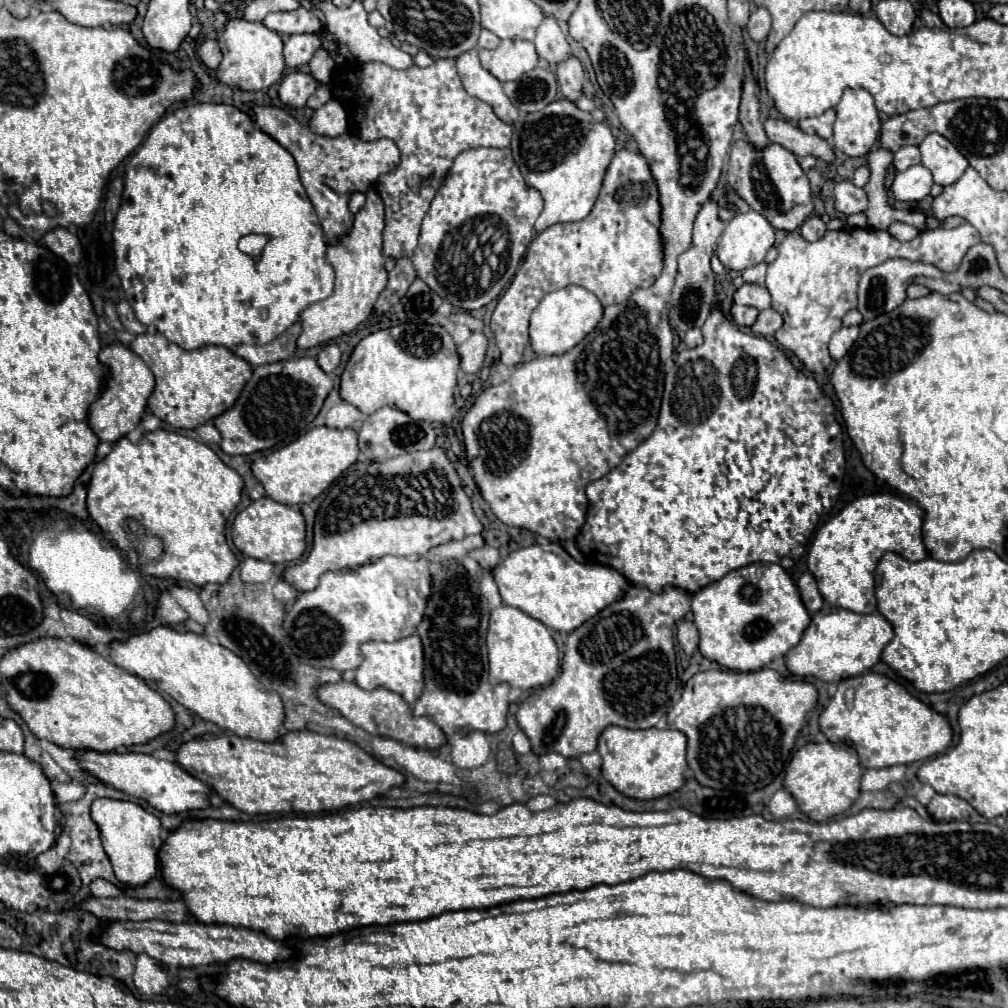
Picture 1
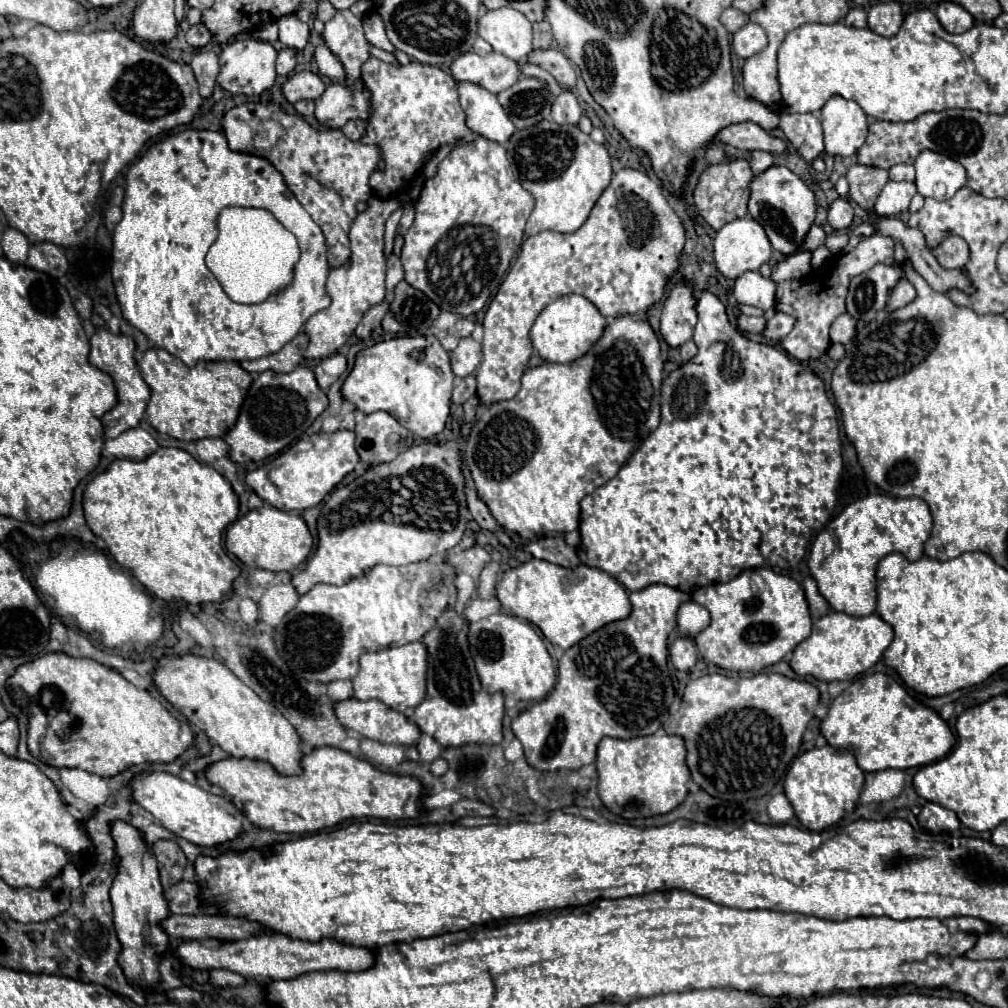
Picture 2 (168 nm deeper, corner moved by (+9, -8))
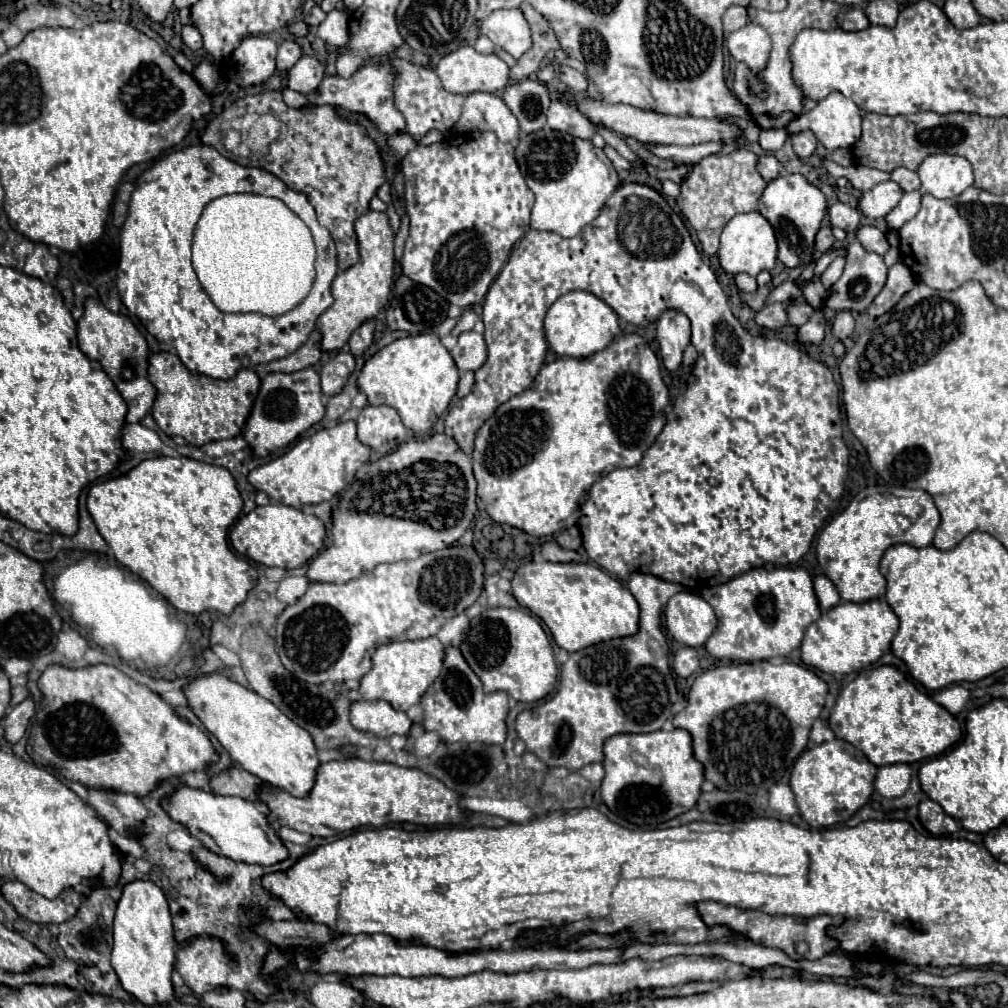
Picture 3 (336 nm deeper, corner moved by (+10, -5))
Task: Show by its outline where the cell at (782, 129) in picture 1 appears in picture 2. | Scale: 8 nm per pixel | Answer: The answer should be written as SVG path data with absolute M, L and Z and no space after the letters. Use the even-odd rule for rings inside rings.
M734 123L716 133L712 143L724 143L742 151L768 151L768 153L782 153L786 149L786 143L770 137L768 131L764 131L756 123Z

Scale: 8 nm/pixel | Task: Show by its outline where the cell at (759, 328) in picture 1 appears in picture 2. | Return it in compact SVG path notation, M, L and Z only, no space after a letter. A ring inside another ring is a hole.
M778 311L778 313L768 321L768 327L764 329L764 335L766 335L766 339L774 339L774 341L784 339L784 337L792 331L794 323L796 323L796 319L794 319L792 315L786 315L786 313Z

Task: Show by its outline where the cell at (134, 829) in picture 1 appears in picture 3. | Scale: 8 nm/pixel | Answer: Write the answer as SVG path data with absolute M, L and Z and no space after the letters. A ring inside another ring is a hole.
M133 880L125 884L114 915L112 932L111 965L121 980L121 986L147 1006L169 1004L173 1000L171 970L175 962L175 936L163 890L151 880Z

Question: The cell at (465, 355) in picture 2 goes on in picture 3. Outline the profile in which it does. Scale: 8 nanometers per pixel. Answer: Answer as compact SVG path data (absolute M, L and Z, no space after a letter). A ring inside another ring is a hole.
M475 330L463 332L459 336L457 346L451 350L451 356L453 356L459 372L467 372L467 370L475 372L477 368L481 368L487 358L483 334L477 334Z

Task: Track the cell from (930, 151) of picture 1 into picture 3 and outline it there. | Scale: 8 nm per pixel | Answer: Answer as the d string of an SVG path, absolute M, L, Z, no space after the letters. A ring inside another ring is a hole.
M931 154L919 164L921 190L935 198L955 198L973 184L971 164L953 154Z

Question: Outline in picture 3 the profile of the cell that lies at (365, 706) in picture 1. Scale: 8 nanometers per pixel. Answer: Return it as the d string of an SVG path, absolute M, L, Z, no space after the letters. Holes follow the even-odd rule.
M385 700L377 702L353 702L351 704L351 724L363 732L371 732L381 738L389 738L393 734L407 736L411 730L411 720L405 712L393 710Z

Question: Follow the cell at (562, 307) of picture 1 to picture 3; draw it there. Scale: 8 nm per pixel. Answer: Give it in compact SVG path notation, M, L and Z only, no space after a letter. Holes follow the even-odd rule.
M567 292L559 300L551 304L545 314L545 338L549 348L559 356L571 358L586 358L603 350L619 332L617 314L591 292Z

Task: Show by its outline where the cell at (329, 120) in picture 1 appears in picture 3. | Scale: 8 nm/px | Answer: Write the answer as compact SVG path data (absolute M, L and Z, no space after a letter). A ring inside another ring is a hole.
M377 64L361 66L359 72L355 72L351 78L341 78L341 76L323 78L319 88L309 94L309 102L315 106L329 104L353 114L363 114L379 128L379 132L397 134L403 130L405 120L403 114L393 106L393 78L395 74L391 72L389 66L377 66Z

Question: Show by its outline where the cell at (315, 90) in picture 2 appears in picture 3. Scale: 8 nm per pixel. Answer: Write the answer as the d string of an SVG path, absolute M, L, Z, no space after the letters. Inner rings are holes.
M301 56L301 60L289 70L289 88L301 94L313 92L323 80L323 64L313 56Z

